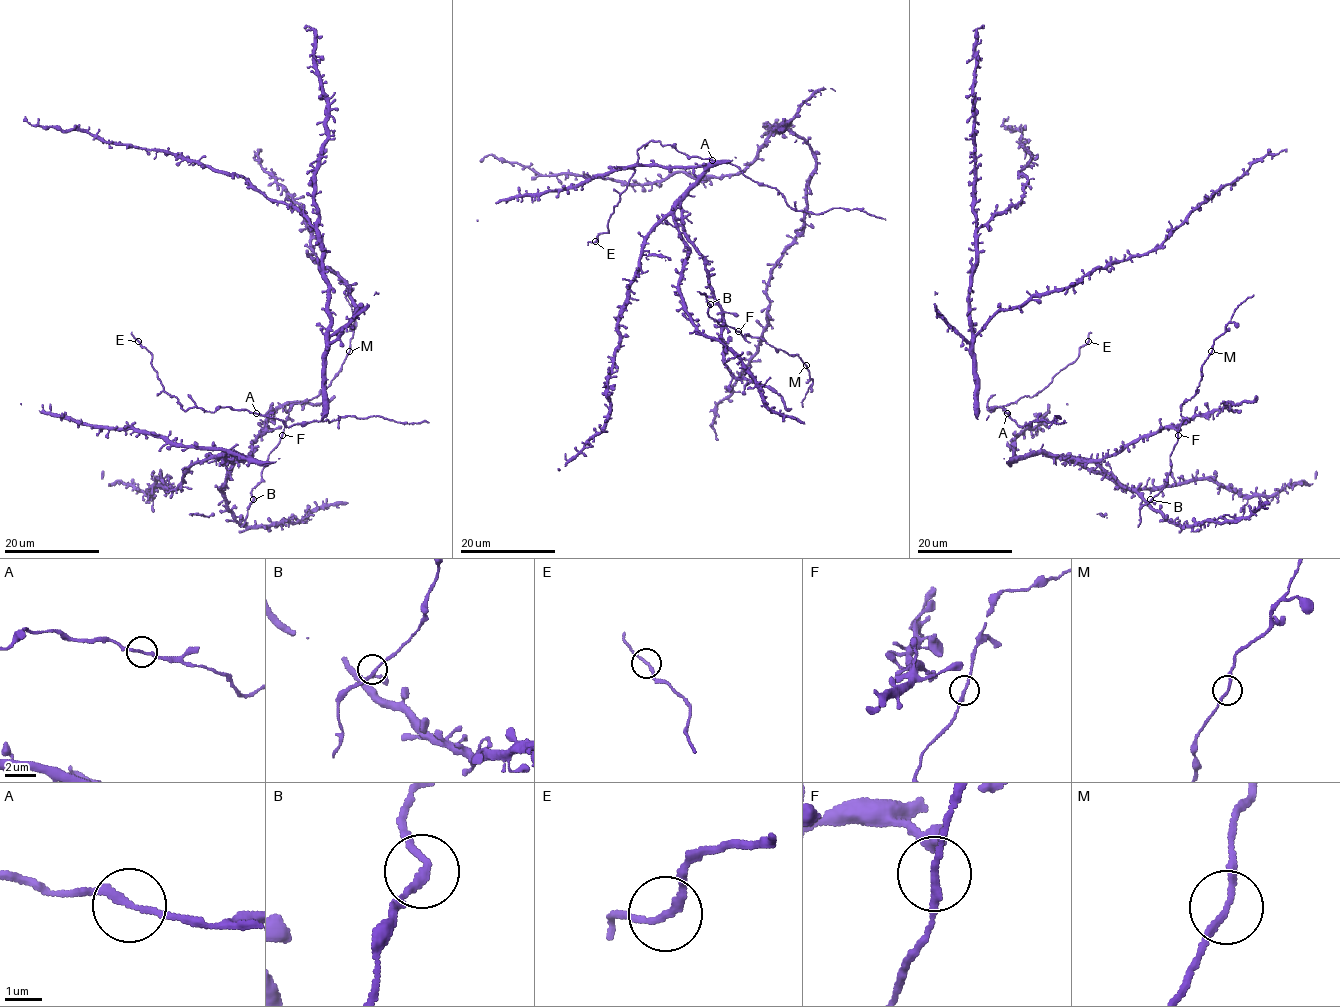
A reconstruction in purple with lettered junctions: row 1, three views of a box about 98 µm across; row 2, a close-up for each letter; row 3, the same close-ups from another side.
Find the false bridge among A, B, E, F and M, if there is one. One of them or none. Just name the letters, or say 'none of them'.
M

